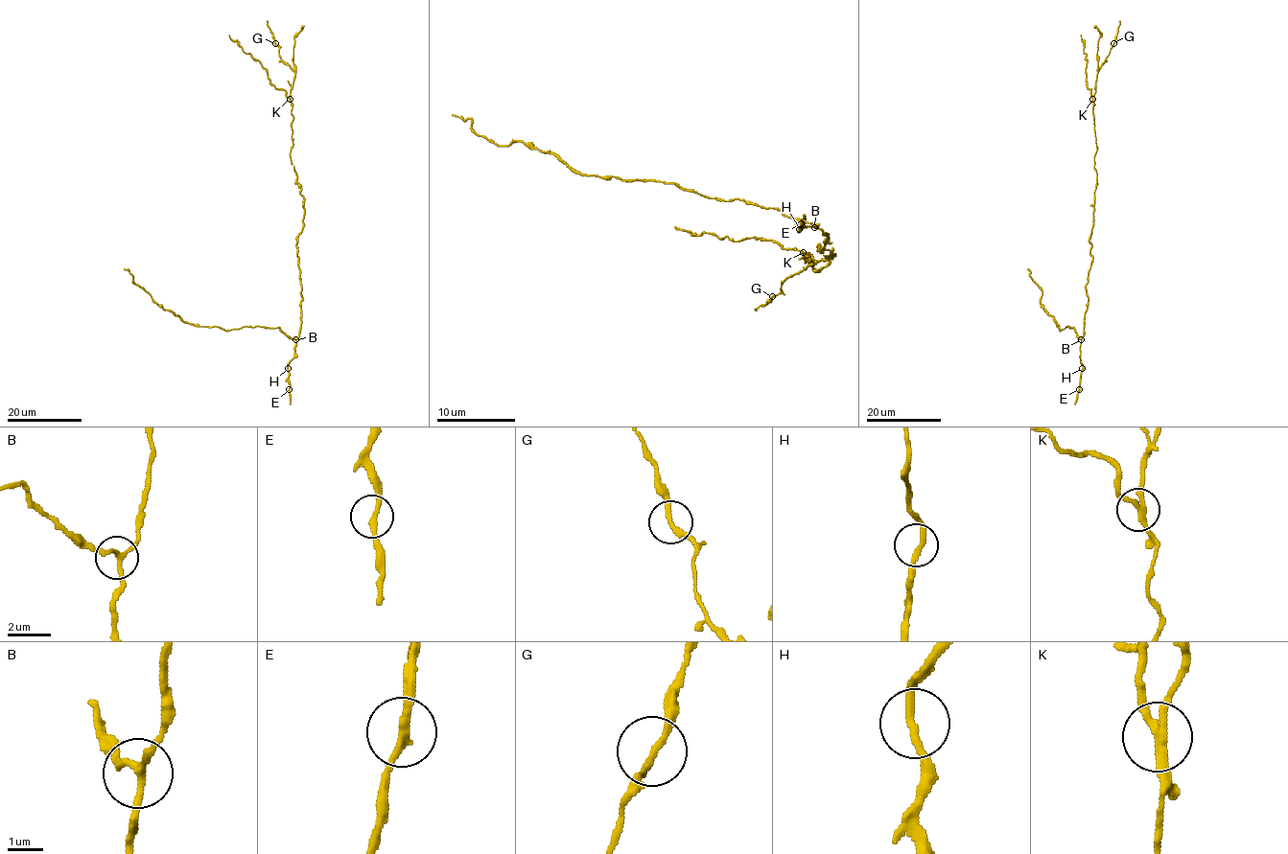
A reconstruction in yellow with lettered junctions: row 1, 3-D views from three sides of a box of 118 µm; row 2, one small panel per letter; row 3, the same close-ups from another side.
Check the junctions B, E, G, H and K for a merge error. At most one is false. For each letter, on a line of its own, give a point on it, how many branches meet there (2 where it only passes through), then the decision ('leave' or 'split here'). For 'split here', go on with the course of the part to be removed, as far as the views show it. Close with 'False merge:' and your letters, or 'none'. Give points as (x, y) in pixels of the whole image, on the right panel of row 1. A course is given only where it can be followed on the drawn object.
B: place (1081, 339); branches 3; leave
E: place (1079, 389); branches 2; leave
G: place (1113, 43); branches 2; leave
H: place (1082, 368); branches 2; leave
K: place (1092, 99); branches 3; split here; course (1092, 99), (1087, 82), (1088, 61), (1081, 34)
False merge: K

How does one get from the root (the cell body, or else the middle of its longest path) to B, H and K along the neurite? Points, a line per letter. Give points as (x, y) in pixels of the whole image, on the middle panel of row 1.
B: (825, 242), (829, 237), (827, 242), (827, 235), (814, 227)
H: (825, 242), (829, 237), (827, 242), (827, 235), (814, 225), (799, 229)
K: (825, 242), (819, 251), (819, 244), (834, 255), (821, 261), (805, 255), (805, 261), (810, 255), (803, 253)

